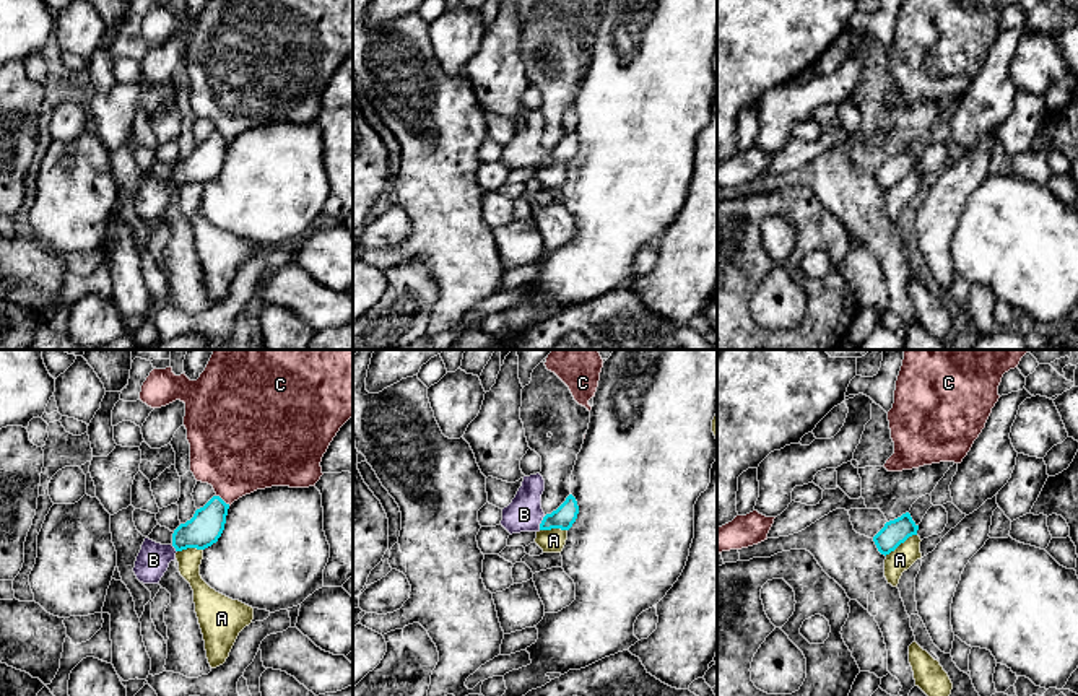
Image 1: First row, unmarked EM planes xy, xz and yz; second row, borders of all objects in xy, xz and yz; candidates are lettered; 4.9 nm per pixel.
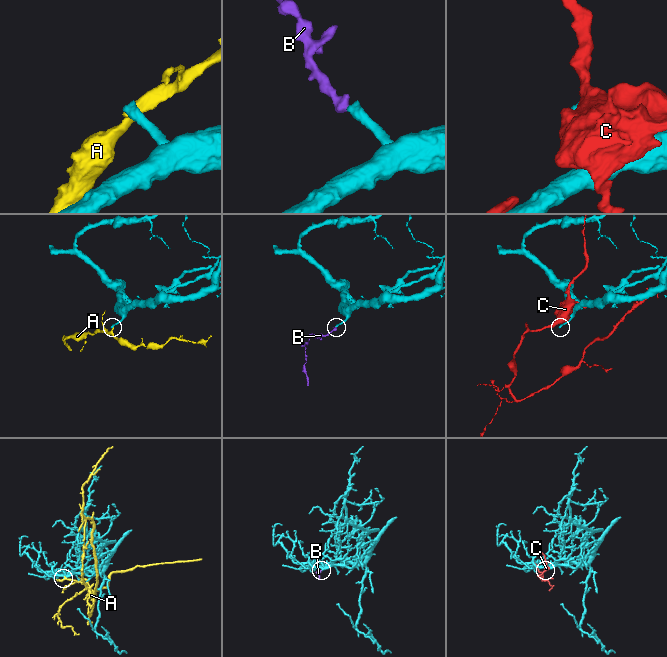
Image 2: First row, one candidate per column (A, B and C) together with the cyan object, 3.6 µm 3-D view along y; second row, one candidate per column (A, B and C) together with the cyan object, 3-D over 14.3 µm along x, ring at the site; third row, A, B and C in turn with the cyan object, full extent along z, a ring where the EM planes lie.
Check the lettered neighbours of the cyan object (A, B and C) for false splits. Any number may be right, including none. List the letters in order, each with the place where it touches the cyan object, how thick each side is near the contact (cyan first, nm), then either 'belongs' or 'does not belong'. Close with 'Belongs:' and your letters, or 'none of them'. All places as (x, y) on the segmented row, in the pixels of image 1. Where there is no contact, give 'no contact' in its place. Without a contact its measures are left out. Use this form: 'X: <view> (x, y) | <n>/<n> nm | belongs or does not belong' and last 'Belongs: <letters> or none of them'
A: yz (899, 543) | 130/120 nm | does not belong
B: xz (542, 522) | 110/180 nm | belongs
C: xy (221, 500) | 170/420 nm | does not belong
Belongs: B

